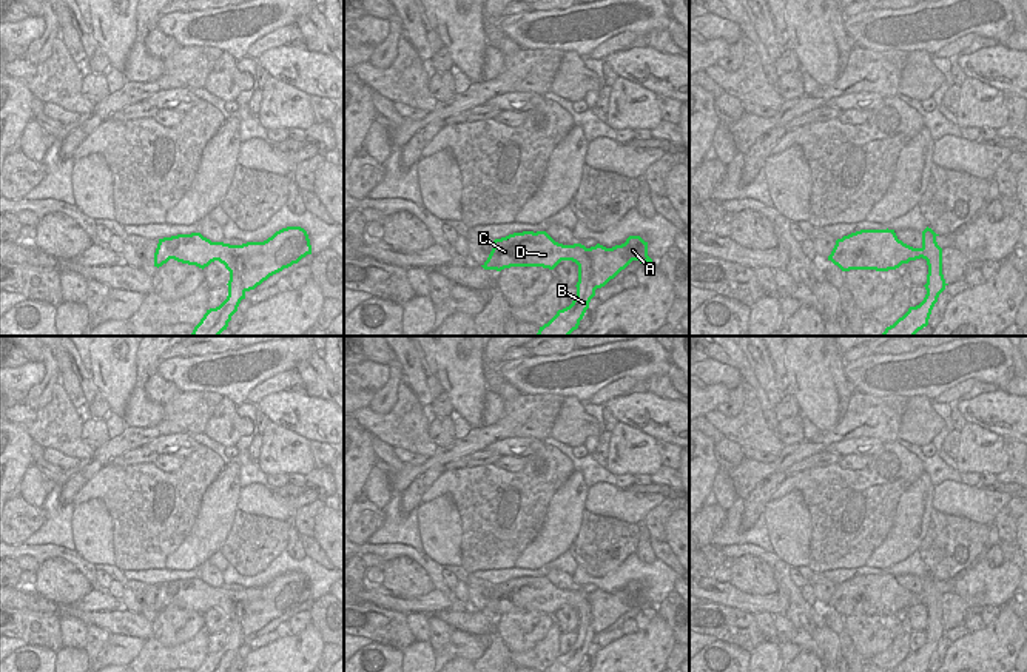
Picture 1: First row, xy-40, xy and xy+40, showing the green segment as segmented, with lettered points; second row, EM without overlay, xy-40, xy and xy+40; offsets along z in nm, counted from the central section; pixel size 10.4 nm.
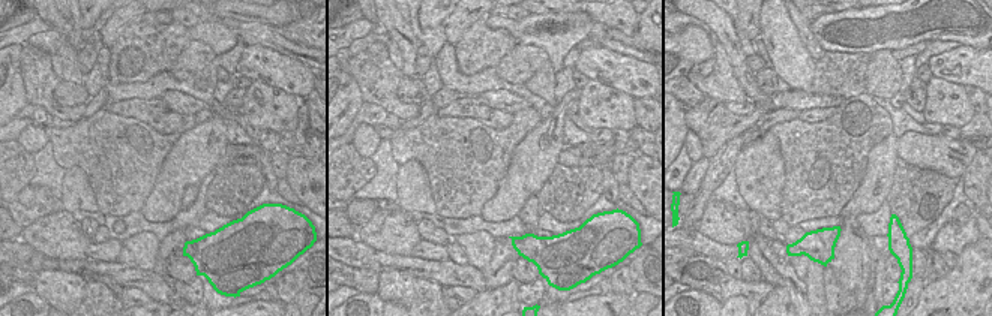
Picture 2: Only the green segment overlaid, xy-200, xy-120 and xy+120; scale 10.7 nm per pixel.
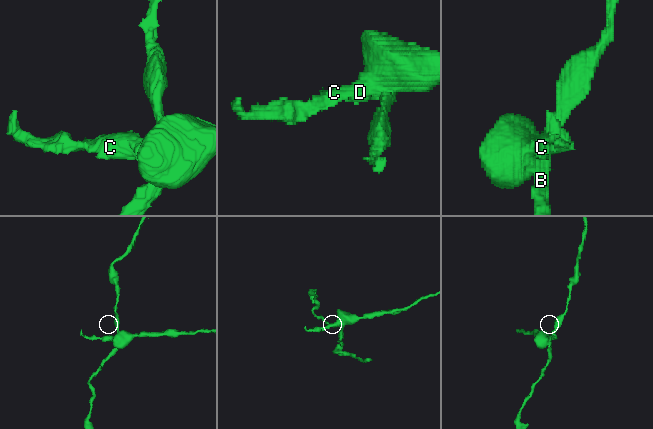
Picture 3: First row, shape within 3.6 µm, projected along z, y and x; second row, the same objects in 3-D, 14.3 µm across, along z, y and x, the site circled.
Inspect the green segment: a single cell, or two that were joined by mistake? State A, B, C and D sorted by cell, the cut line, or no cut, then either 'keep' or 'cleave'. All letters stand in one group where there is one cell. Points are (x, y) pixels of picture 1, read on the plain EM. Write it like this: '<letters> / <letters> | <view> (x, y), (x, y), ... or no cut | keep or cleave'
A C D / B | xy (580, 601), (588, 601), (591, 606), (595, 634) | cleave

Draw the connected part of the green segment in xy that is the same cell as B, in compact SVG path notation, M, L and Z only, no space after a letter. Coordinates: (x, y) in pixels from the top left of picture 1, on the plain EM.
M584 601L578 606L578 627L577 641L572 649L557 660L543 672L578 672L586 655L589 654L591 644L595 641L595 630L592 627L592 610L591 603Z

